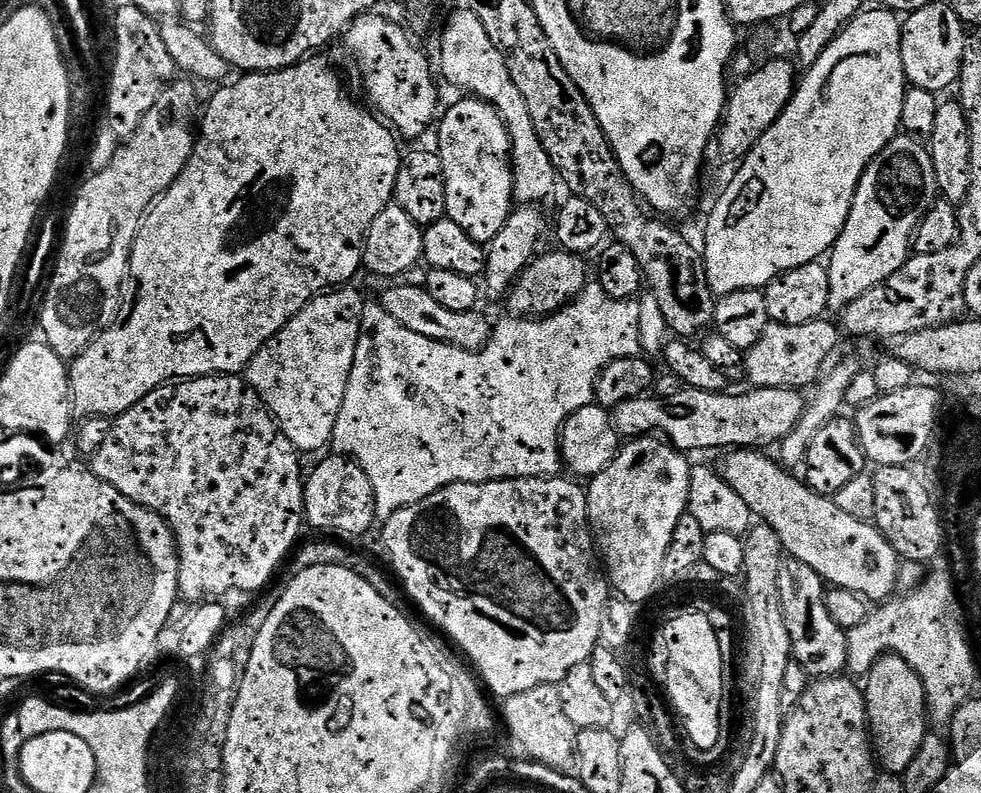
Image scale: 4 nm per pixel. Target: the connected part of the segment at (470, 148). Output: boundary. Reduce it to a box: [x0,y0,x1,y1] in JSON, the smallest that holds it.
[438,98,514,245]

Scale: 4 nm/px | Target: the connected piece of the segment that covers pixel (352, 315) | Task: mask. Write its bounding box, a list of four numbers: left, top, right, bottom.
[247,286,365,453]

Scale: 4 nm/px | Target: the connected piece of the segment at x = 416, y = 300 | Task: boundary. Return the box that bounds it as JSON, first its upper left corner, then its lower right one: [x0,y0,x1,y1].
[378,283,493,352]

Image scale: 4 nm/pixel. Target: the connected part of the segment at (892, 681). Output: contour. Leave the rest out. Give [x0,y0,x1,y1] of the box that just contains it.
[862,654,930,774]

